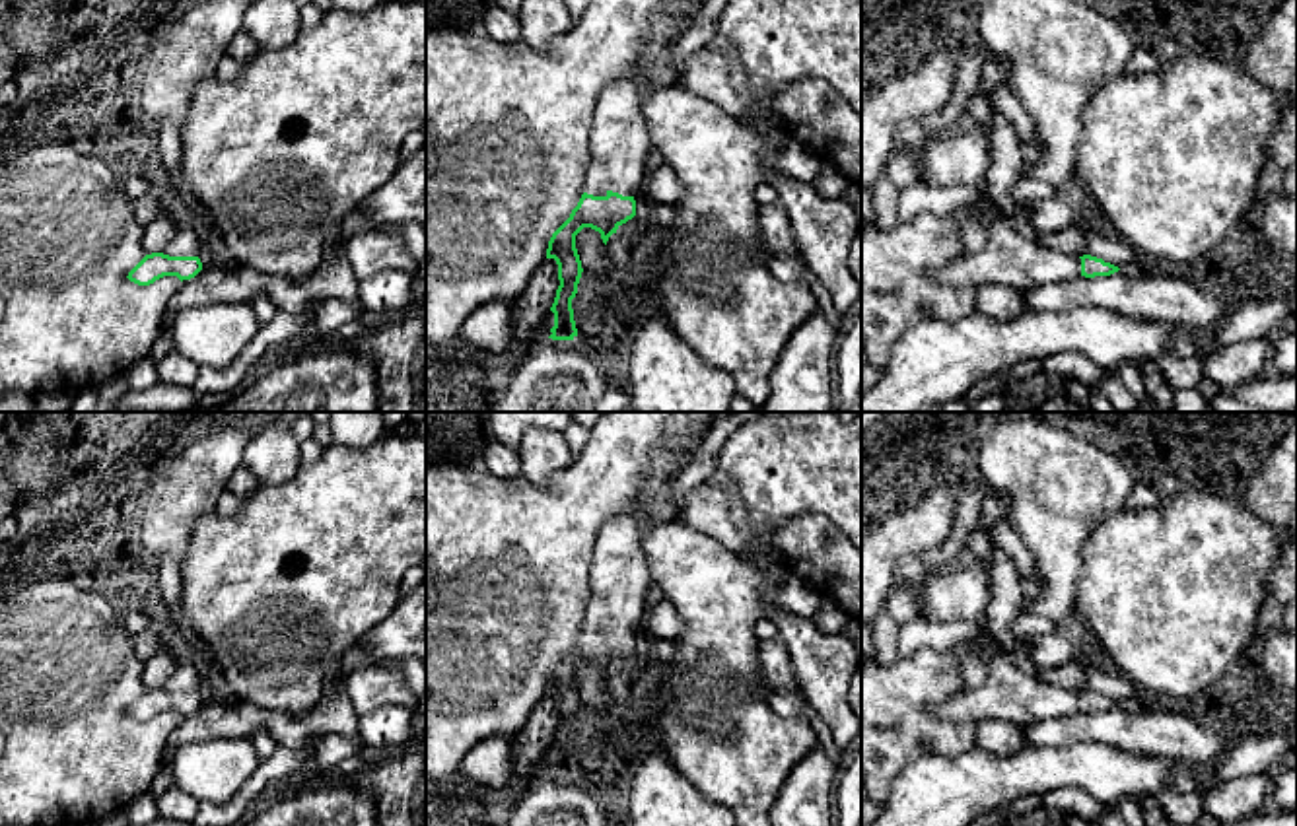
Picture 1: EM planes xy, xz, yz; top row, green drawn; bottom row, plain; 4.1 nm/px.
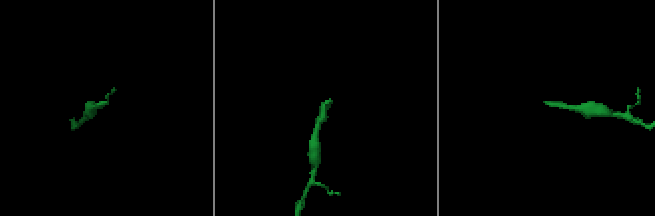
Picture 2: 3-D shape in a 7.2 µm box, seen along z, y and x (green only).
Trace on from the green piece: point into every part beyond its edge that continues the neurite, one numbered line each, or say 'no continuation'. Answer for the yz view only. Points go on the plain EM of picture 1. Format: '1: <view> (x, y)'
1: yz (1008, 694)

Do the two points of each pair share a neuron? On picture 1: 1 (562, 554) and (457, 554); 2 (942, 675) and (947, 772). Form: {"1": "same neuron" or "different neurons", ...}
{"1": "same neuron", "2": "different neurons"}

